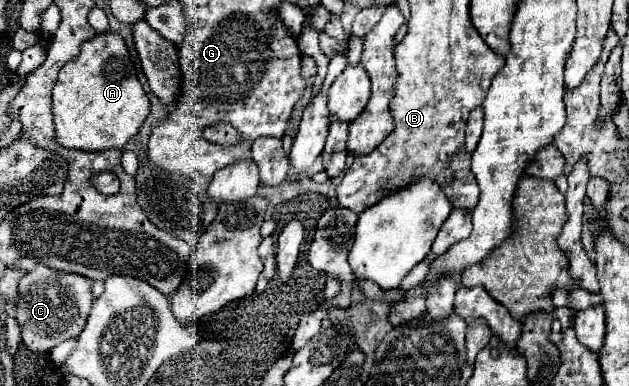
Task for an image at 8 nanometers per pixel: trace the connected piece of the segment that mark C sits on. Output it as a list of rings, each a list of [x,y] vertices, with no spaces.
[[[38,265],[20,279],[16,319],[22,329],[22,343],[30,351],[50,351],[58,343],[76,337],[86,323],[92,305],[90,293],[92,281],[76,273],[56,273],[44,265]]]

